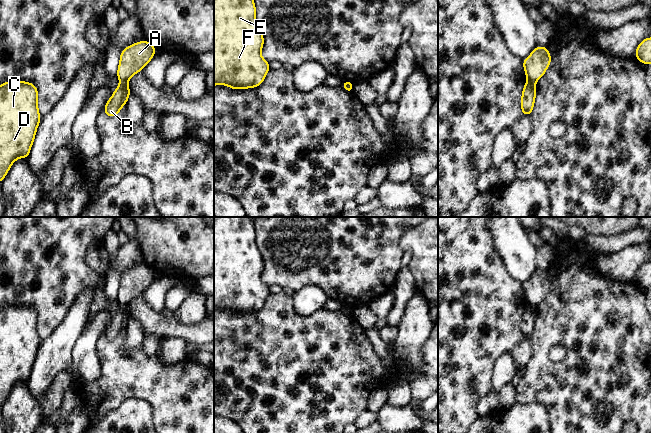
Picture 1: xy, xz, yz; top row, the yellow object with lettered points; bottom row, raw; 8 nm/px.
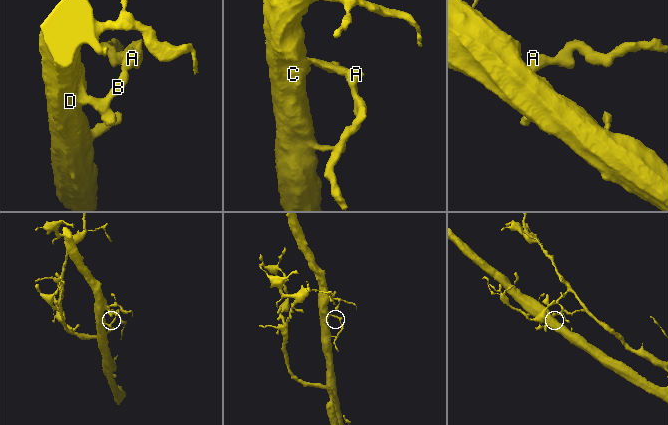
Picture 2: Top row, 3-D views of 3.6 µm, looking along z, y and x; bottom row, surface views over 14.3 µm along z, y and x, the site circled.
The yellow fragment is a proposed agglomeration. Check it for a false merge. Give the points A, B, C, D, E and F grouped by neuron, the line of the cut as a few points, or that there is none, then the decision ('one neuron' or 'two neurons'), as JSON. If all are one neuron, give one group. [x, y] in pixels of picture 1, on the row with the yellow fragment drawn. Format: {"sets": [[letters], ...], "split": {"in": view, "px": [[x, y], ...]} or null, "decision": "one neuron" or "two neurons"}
{"sets": [["A"], ["B", "C", "D", "E", "F"]], "split": {"in": "xy", "px": [[121, 80], [127, 82]]}, "decision": "two neurons"}

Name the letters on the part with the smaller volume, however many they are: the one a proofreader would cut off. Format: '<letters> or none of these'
A

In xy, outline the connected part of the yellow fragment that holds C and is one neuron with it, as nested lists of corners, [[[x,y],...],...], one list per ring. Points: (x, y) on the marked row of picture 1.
[[[30,82],[0,85],[0,183],[18,158],[27,158],[40,123],[37,87]]]

